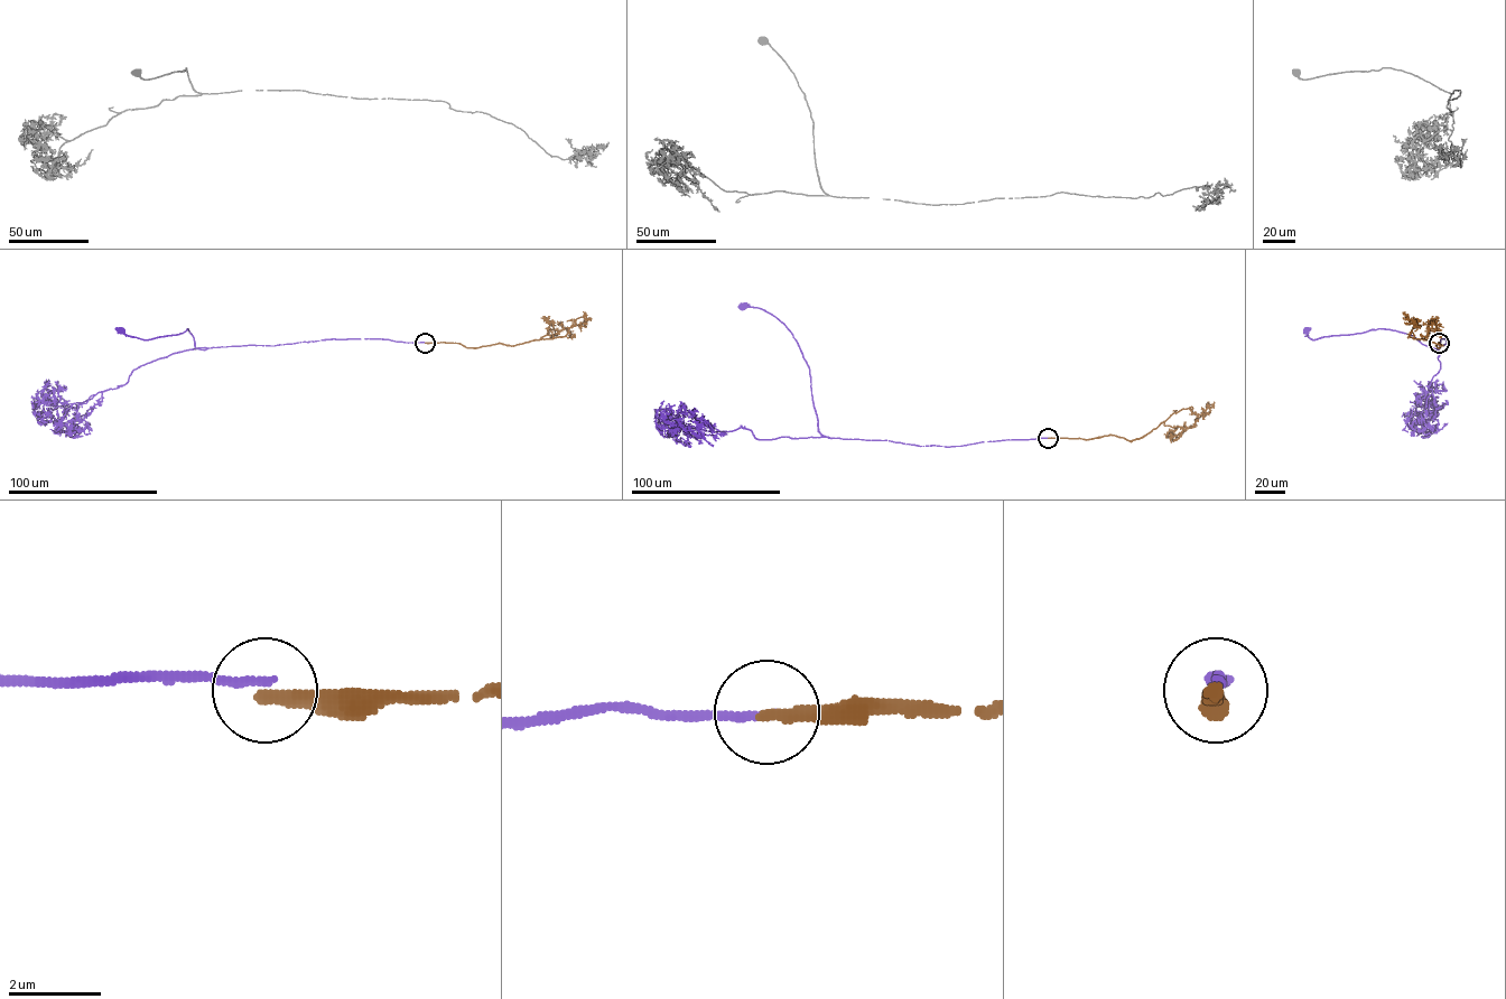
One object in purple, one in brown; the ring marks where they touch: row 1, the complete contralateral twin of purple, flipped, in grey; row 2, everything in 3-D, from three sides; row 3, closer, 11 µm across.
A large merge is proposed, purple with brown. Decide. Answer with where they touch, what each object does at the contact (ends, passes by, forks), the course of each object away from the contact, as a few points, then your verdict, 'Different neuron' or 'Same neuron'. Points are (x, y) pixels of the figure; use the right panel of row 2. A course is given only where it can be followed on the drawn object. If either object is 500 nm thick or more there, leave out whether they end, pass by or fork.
Place: (1439, 343). At the ring purple ends. At the ring brown ends. Course of purple: (1439, 343), (1448, 339), (1438, 349), (1422, 344), (1413, 336), (1388, 329), (1314, 339), (1305, 330). Course of brown: (1439, 343), (1440, 347), (1435, 345), (1440, 344), (1410, 337), (1414, 321), (1405, 311). Different neuron

